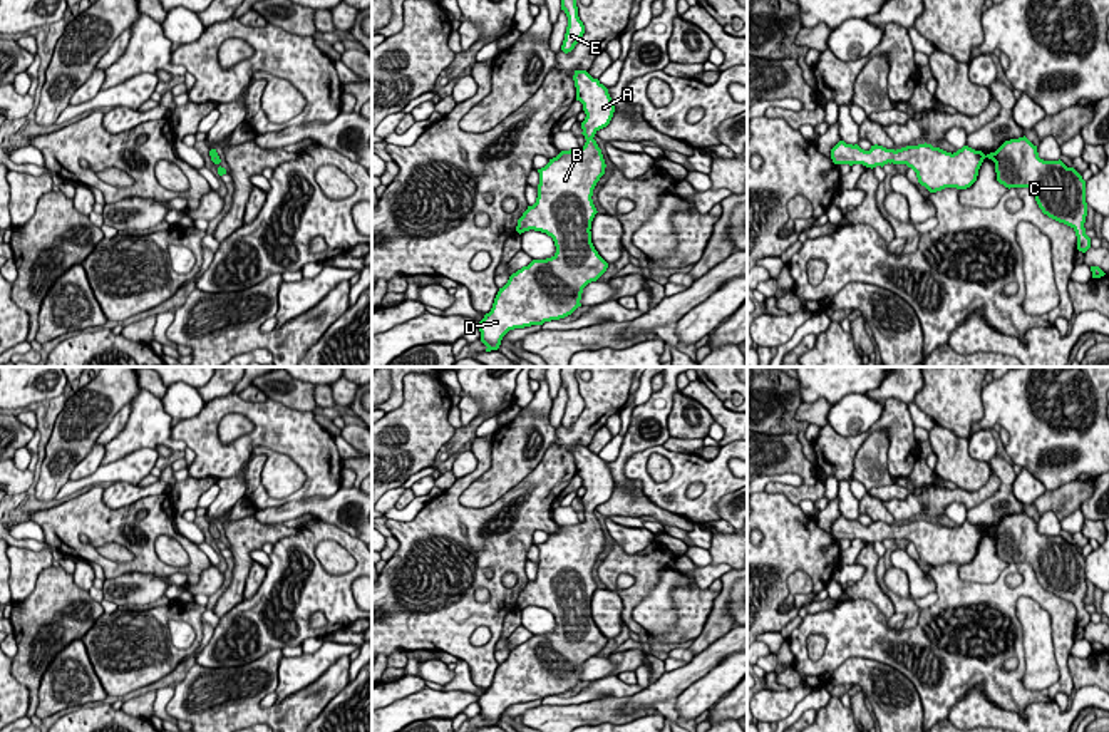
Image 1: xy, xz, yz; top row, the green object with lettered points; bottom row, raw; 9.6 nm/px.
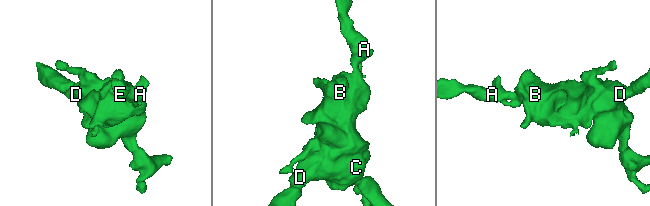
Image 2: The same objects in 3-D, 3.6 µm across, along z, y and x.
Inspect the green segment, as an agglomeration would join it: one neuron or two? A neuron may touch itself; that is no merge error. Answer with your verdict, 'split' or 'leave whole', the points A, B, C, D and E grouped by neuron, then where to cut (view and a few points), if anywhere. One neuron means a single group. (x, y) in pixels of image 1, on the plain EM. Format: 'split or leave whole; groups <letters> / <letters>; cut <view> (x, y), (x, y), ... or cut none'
leave whole; groups A B C D E; cut none

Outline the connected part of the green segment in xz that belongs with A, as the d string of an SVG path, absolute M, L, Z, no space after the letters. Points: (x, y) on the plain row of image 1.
M575 446L573 456L576 476L583 479L586 489L581 497L581 509L586 518L583 523L561 526L544 543L538 544L539 559L536 578L528 581L516 601L519 610L529 605L546 608L553 613L556 628L546 635L533 635L528 642L513 648L508 658L499 663L491 687L477 700L481 717L487 722L486 727L498 725L503 712L509 705L543 700L544 697L571 690L581 682L583 663L596 657L608 643L608 638L595 625L590 606L591 596L598 588L591 575L593 564L606 543L601 524L593 513L610 499L615 481L608 464L586 446Z

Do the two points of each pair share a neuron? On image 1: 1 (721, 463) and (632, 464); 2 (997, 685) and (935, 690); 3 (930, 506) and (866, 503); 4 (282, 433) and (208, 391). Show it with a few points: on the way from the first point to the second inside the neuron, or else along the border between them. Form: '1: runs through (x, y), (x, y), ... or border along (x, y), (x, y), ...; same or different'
1: runs through (699, 471), (689, 471), (672, 488), (654, 486); same
2: runs through (982, 677), (950, 677); same
3: border along (882, 503), (897, 521); different
4: border along (232, 392), (206, 402); different

